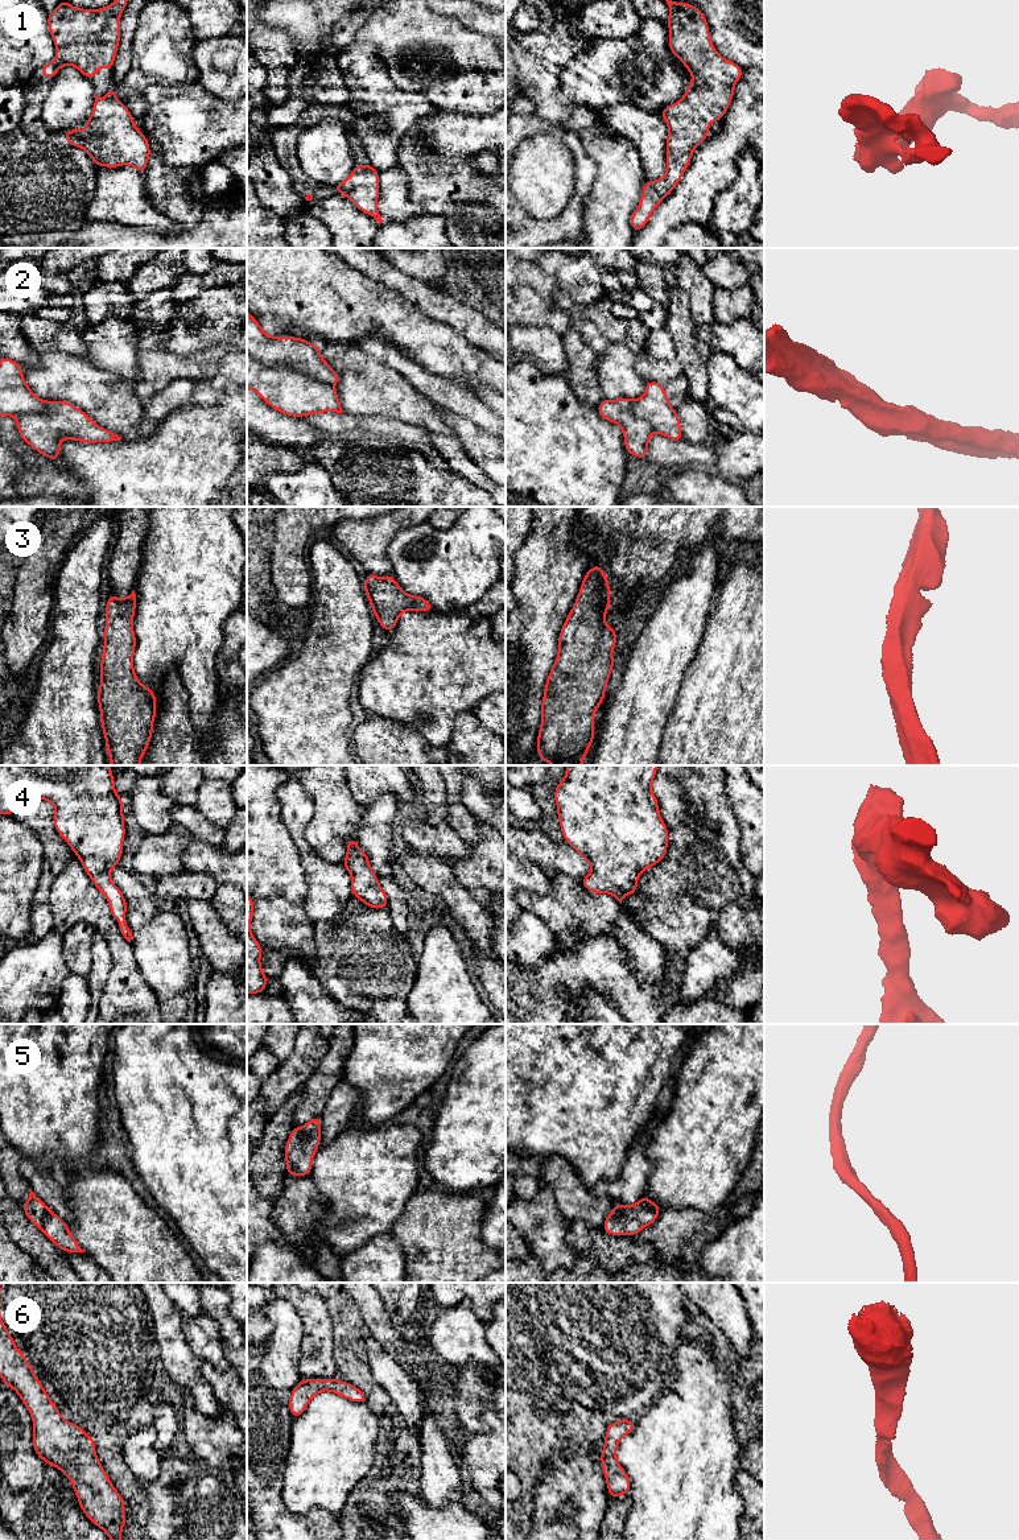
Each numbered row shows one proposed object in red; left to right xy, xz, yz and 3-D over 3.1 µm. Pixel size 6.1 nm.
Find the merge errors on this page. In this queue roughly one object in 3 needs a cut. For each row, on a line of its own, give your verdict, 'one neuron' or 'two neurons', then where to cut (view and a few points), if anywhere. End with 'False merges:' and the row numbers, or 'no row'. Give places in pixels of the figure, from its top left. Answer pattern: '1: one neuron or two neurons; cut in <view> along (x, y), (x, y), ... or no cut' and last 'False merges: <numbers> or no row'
1: one neuron; no cut
2: two neurons; cut in xz along (247, 351), (265, 364), (283, 364), (333, 385)
3: one neuron; no cut
4: one neuron; no cut
5: one neuron; no cut
6: one neuron; no cut
False merges: 2

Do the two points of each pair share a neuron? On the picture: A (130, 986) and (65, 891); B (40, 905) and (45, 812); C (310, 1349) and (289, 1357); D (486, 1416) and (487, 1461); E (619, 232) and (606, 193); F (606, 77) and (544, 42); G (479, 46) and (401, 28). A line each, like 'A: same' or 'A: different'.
A: same
B: same
C: different
D: same
E: same
F: different
G: same

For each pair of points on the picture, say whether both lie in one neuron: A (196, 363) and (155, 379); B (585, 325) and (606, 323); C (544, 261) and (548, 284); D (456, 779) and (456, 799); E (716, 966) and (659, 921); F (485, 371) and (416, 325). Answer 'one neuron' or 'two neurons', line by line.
A: one neuron
B: two neurons
C: two neurons
D: one neuron
E: two neurons
F: one neuron

